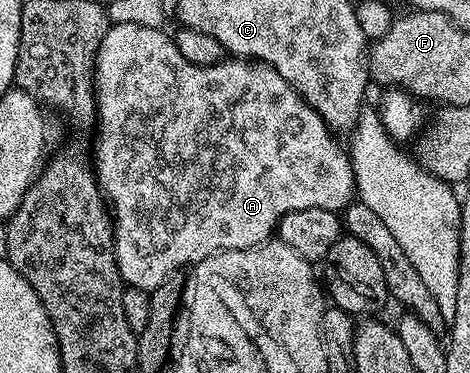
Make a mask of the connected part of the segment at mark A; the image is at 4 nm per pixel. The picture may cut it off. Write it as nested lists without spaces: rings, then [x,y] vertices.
[[[122,23],[121,25],[109,24],[106,35],[100,44],[100,50],[96,56],[96,119],[98,128],[96,133],[96,161],[94,160],[94,172],[97,182],[100,186],[101,193],[104,194],[107,204],[110,206],[110,212],[114,218],[114,228],[116,230],[116,262],[118,263],[118,271],[120,278],[123,279],[125,286],[133,289],[147,289],[149,291],[157,289],[171,273],[183,270],[185,267],[191,267],[202,259],[206,259],[215,253],[225,253],[231,249],[253,249],[256,245],[263,245],[277,232],[280,220],[290,211],[306,211],[307,209],[331,209],[333,211],[342,211],[347,205],[351,205],[357,196],[356,176],[352,170],[351,156],[335,141],[333,130],[328,128],[326,122],[320,118],[318,111],[314,111],[304,102],[301,97],[294,91],[294,87],[290,87],[290,83],[286,83],[286,79],[282,79],[282,75],[278,75],[278,71],[274,71],[269,65],[261,65],[251,59],[222,59],[217,65],[195,65],[186,59],[182,59],[182,55],[178,51],[175,40],[171,36],[164,34],[163,28],[155,29],[154,27],[138,27],[134,23]]]

